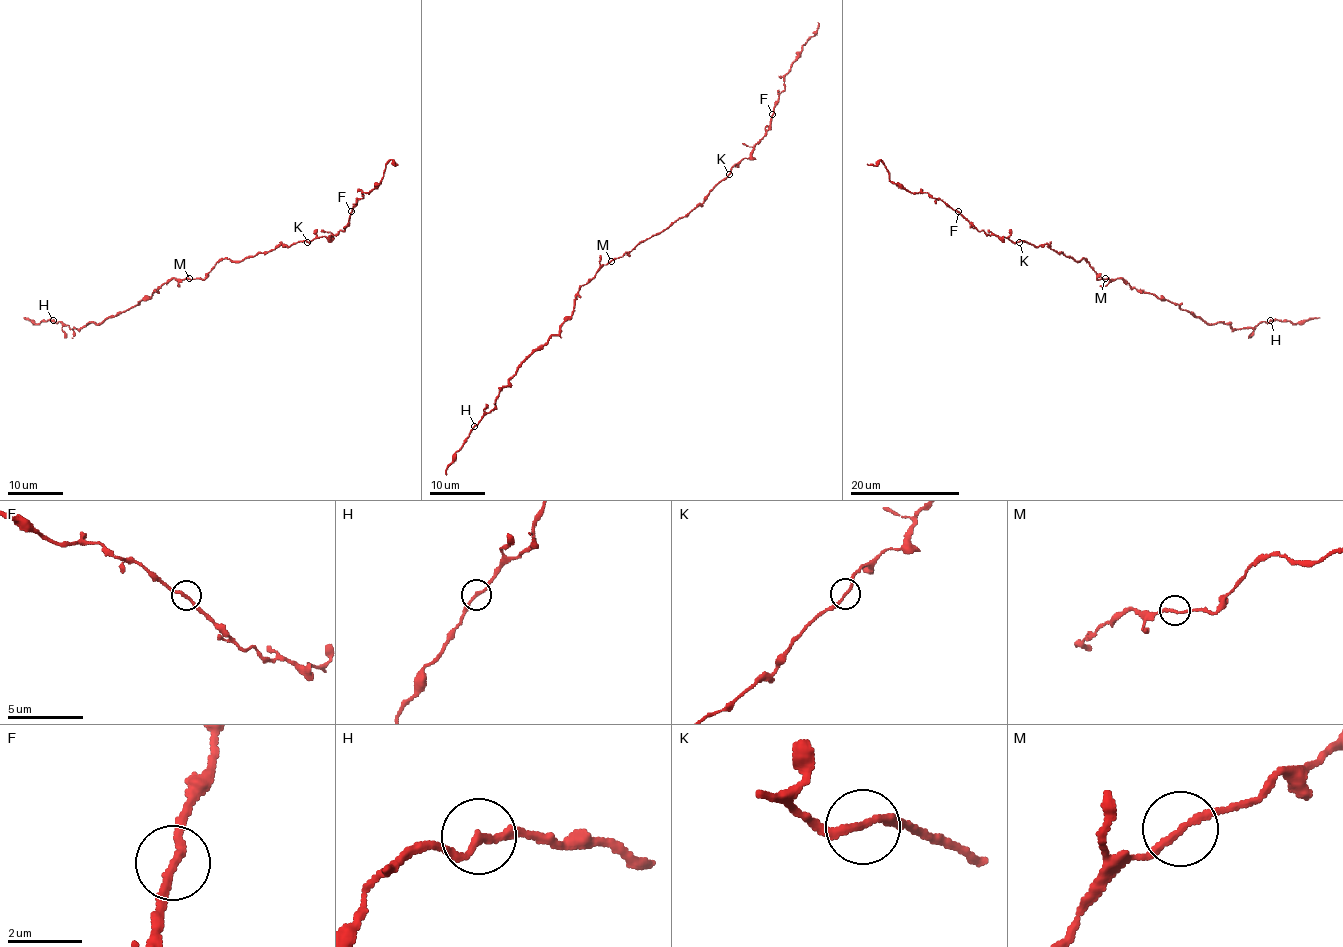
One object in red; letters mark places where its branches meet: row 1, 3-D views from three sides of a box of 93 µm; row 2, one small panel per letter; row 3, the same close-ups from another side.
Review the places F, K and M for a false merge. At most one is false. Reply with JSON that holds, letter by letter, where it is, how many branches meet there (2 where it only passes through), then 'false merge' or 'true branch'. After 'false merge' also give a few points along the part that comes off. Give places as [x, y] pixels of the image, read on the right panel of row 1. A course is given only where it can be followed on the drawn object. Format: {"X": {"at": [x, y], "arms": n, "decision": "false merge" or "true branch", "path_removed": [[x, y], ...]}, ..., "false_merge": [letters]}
{"F": {"at": [958, 211], "arms": 2, "decision": "true branch"}, "K": {"at": [1019, 242], "arms": 2, "decision": "true branch"}, "M": {"at": [1105, 278], "arms": 2, "decision": "true branch"}, "false_merge": []}

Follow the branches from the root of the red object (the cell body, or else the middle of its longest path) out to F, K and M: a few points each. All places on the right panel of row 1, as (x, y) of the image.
F: (1086, 261), (1083, 258), (1075, 261), (1046, 244), (1034, 246), (987, 235), (978, 231), (958, 211)
K: (1086, 261), (1083, 258), (1075, 261), (1046, 244), (1034, 246), (1019, 242)
M: (1086, 261), (1098, 279), (1105, 279)

